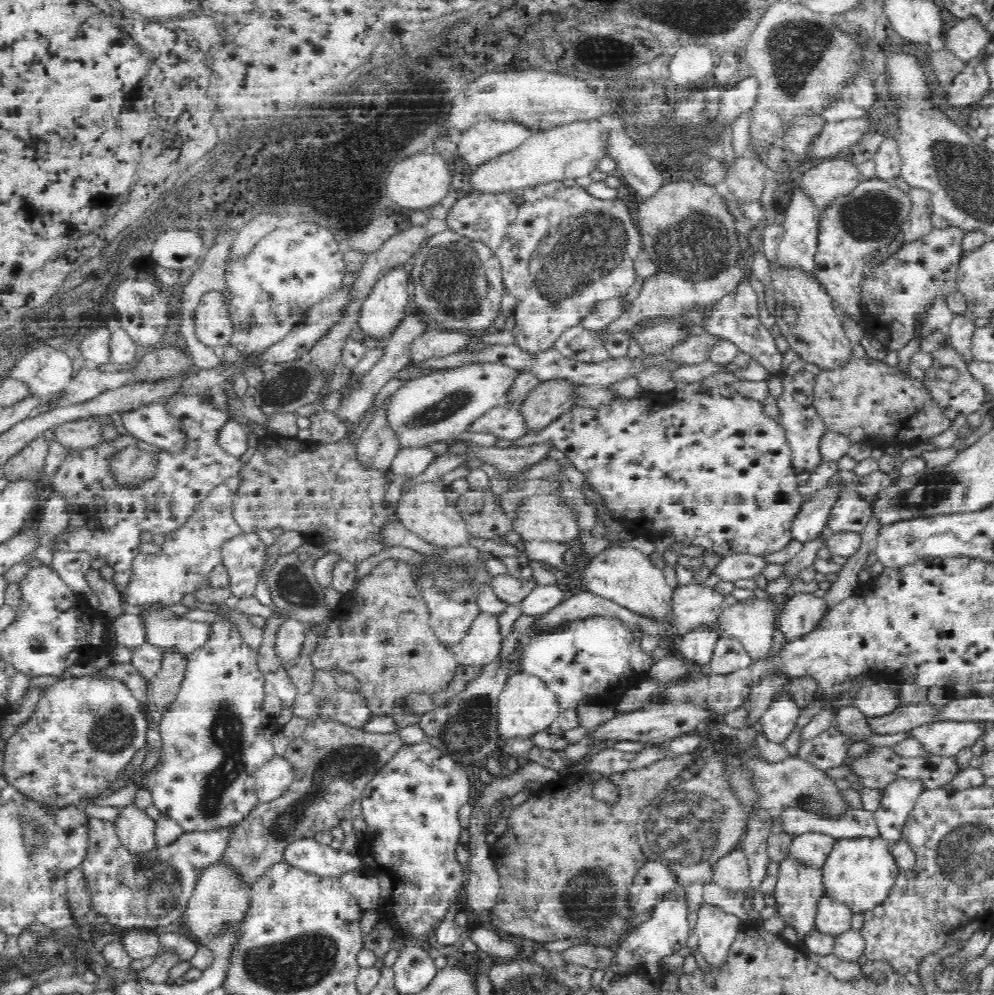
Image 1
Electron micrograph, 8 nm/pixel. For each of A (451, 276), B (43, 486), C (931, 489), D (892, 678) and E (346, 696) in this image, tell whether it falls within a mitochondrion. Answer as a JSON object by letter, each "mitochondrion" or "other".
{"A":"mitochondrion","B":"other","C":"mitochondrion","D":"other","E":"other"}

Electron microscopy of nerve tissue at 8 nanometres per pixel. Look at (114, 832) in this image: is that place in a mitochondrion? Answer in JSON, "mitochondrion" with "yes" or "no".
{"mitochondrion":"no"}

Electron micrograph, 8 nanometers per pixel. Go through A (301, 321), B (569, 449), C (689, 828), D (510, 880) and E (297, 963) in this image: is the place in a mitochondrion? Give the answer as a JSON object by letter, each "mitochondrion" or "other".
{"A":"other","B":"other","C":"mitochondrion","D":"other","E":"mitochondrion"}

